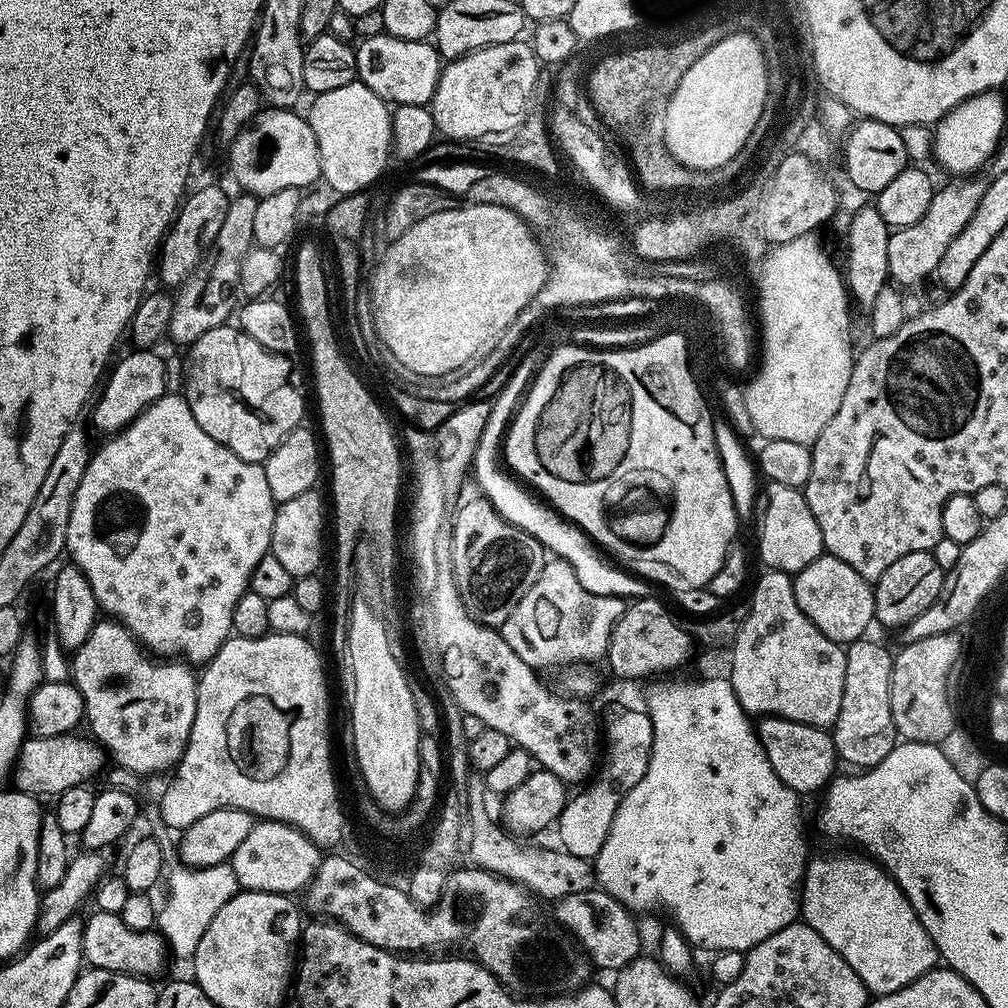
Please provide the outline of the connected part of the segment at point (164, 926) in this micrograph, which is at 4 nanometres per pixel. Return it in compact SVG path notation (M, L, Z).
M231 863L206 866L205 868L185 868L176 866L166 876L168 893L164 896L164 905L160 904L156 913L155 927L161 936L167 951L176 956L190 958L198 950L198 942L202 942L202 934L206 934L206 926L230 898L241 891L238 878L234 878Z

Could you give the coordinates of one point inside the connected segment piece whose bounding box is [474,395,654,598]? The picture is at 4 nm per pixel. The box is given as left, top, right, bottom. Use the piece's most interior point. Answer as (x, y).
(518, 499)

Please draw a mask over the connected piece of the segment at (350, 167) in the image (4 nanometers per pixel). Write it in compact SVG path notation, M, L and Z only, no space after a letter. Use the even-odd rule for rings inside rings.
M359 78L350 82L349 85L339 87L338 90L329 90L320 95L313 95L311 100L312 105L309 106L308 112L306 111L306 119L310 130L314 130L314 138L318 142L318 150L320 151L320 174L323 183L328 183L336 191L336 194L363 192L371 189L371 184L383 174L384 167L388 164L388 156L390 160L390 153L392 152L392 113L389 105L385 104L382 98L378 98L378 94L374 94L374 90L370 90L370 86L366 86Z

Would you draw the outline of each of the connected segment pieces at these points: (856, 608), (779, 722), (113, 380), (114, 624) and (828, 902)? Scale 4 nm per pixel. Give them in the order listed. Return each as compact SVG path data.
M825 554L810 562L806 570L795 573L792 585L802 614L806 614L806 618L835 644L850 645L861 639L868 627L873 627L876 594L870 581L862 578L854 566L846 566L846 562Z
M777 716L763 717L754 729L762 750L766 750L766 758L770 758L770 766L774 766L774 774L778 774L778 778L782 778L782 782L786 782L786 786L790 786L790 790L797 794L819 793L837 775L836 747L825 729Z
M132 350L129 353L124 360L124 368L111 369L112 377L110 372L95 397L96 405L95 400L91 405L91 431L101 432L104 438L120 432L131 420L138 418L140 412L145 412L156 399L165 395L167 389L164 387L168 384L168 368L156 350Z
M111 618L97 619L94 630L90 630L90 638L75 649L73 656L76 657L72 660L70 680L82 694L87 731L104 749L111 763L113 760L126 771L137 772L140 776L175 769L188 744L190 726L194 726L197 673L179 659L157 658L133 636L126 625Z
M852 852L813 855L807 861L800 893L802 920L826 938L873 997L894 994L937 967L938 953L895 880L875 860Z

